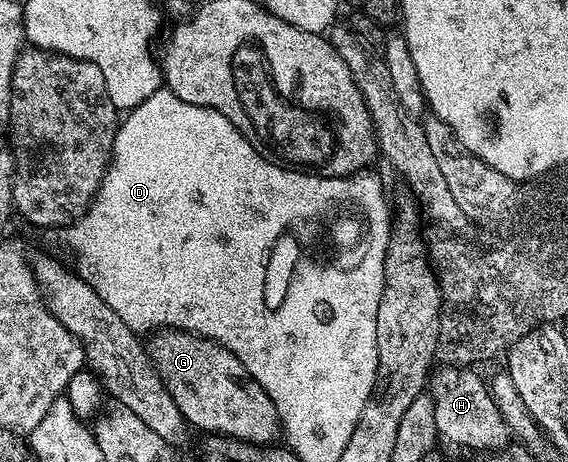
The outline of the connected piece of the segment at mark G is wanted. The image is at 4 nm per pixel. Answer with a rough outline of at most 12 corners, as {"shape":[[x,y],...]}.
{"shape":[[186,329],[146,348],[189,426],[271,446],[280,416],[226,347]]}

